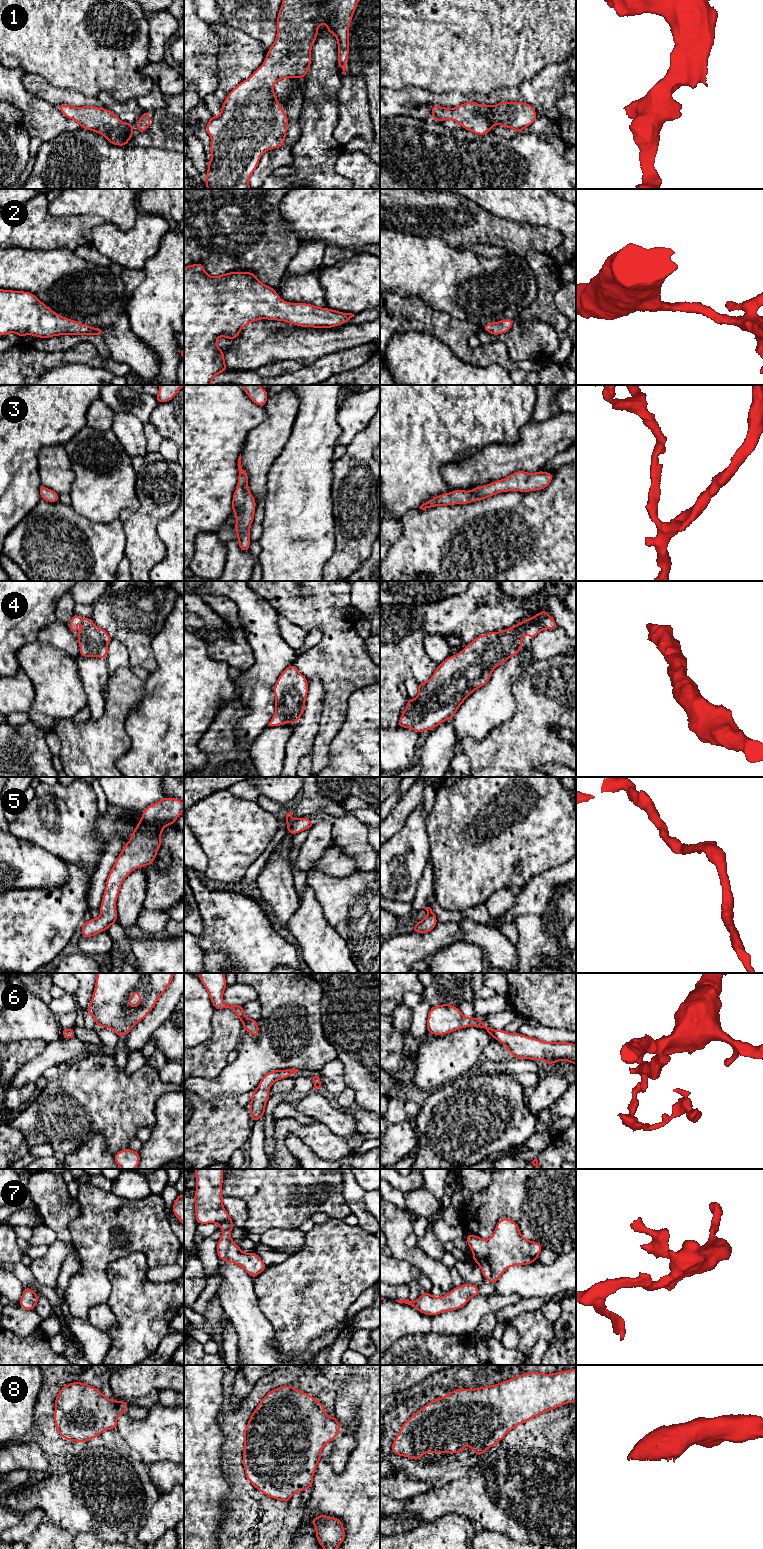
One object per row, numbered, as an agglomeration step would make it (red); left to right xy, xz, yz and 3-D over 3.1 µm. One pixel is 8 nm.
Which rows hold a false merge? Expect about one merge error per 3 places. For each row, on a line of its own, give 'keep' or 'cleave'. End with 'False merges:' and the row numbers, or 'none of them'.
1: keep
2: keep
3: keep
4: keep
5: keep
6: keep
7: keep
8: keep
False merges: none of them

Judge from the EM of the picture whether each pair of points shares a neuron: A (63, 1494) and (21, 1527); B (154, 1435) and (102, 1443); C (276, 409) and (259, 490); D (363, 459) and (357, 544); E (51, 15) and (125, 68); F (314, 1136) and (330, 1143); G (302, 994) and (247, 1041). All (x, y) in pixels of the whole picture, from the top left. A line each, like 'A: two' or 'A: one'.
A: two
B: two
C: one
D: one
E: one
F: one
G: one

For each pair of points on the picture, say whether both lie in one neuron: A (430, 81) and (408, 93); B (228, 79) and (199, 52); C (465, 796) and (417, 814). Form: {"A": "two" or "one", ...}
{"A": "two", "B": "two", "C": "two"}

